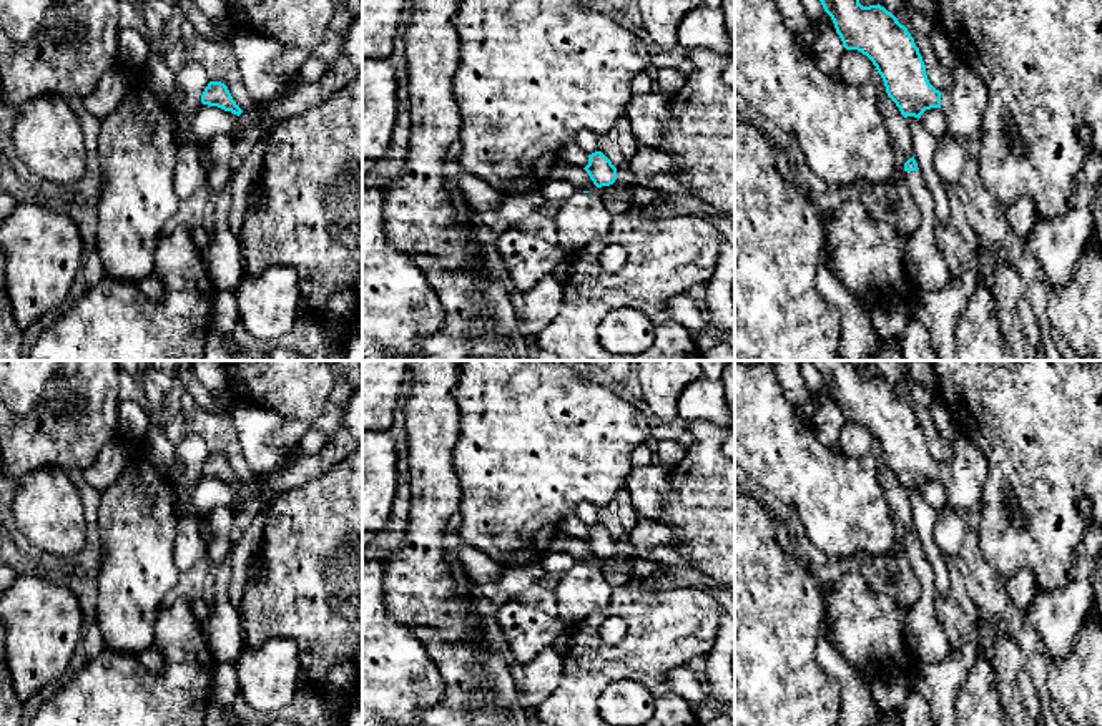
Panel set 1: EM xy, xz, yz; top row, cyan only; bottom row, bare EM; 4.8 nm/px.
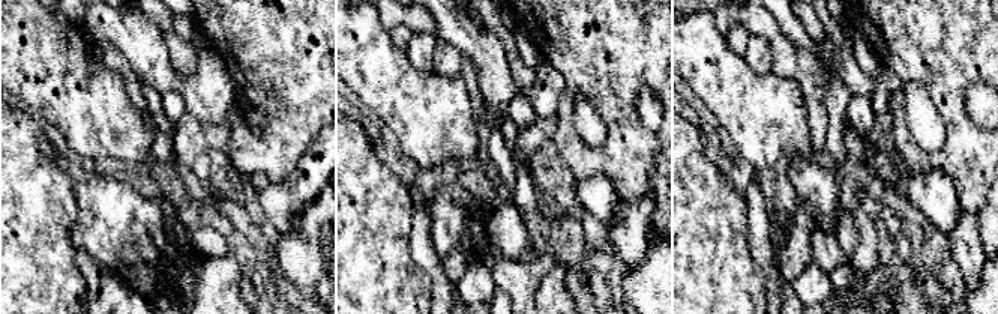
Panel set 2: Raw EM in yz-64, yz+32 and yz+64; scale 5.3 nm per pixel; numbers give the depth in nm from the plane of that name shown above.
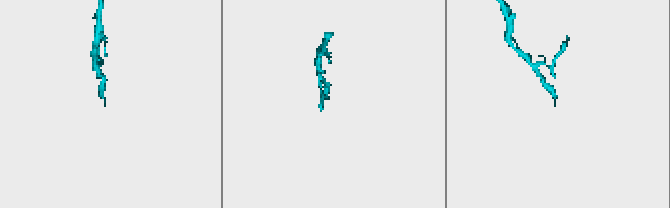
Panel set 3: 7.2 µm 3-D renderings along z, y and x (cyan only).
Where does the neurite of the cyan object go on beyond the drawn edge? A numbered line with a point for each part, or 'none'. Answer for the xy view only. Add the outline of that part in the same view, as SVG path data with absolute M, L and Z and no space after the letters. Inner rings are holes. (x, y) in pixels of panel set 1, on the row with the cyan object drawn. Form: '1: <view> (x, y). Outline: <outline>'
none

